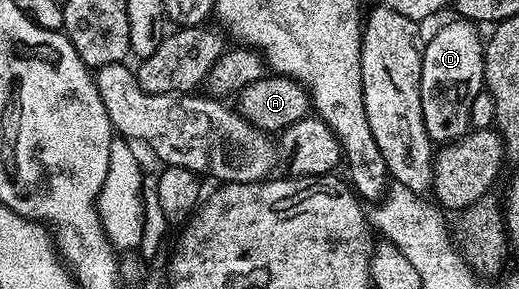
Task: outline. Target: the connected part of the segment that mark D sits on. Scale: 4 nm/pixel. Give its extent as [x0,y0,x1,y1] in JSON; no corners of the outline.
[421,18,484,146]

